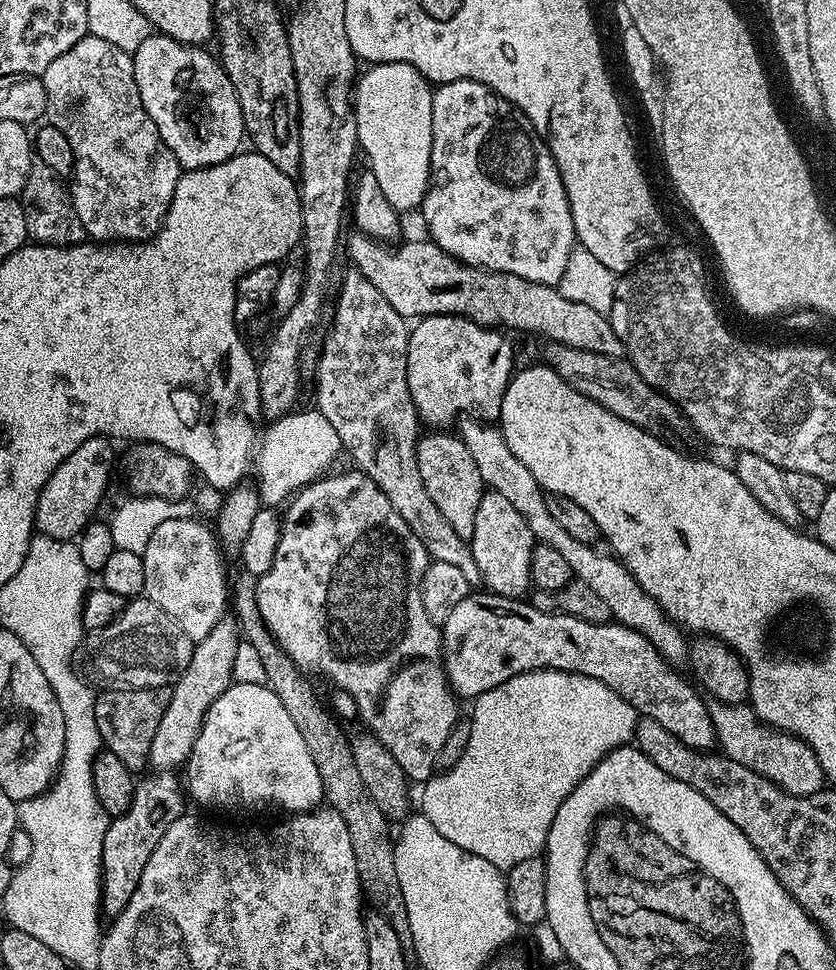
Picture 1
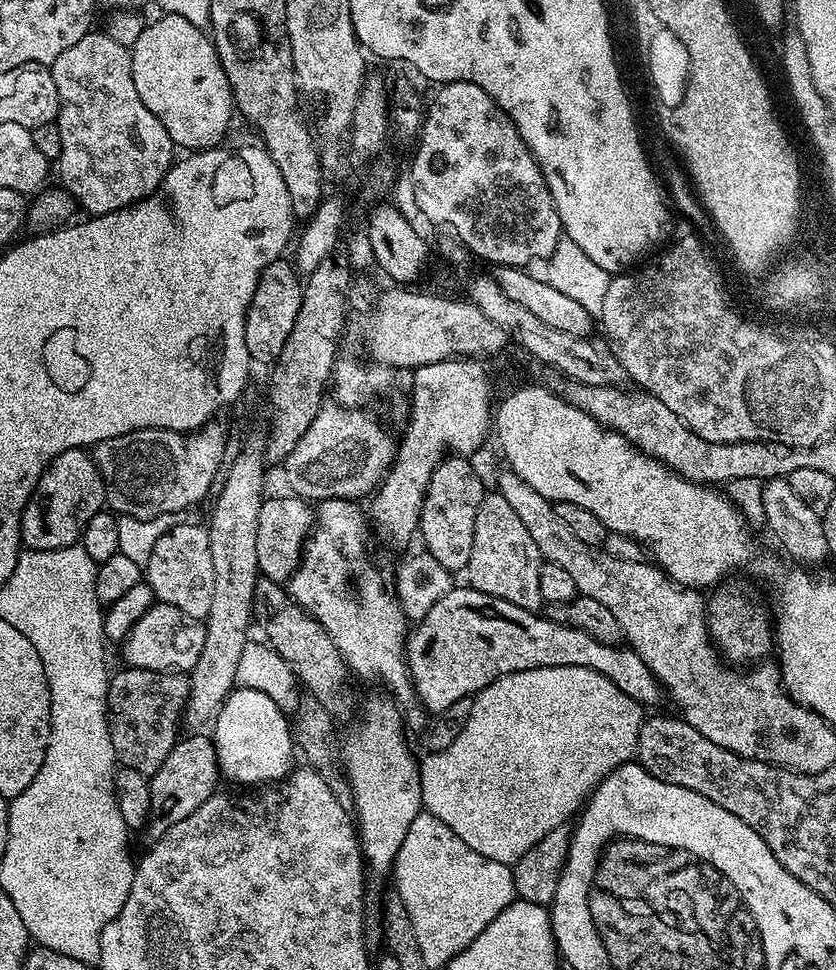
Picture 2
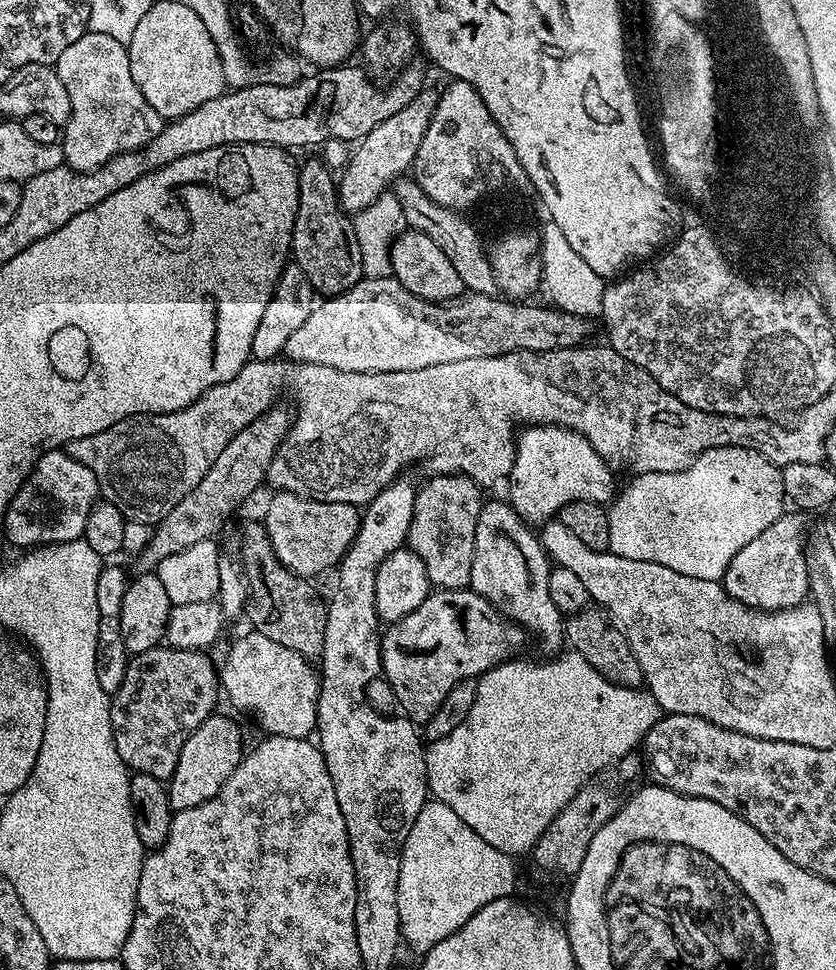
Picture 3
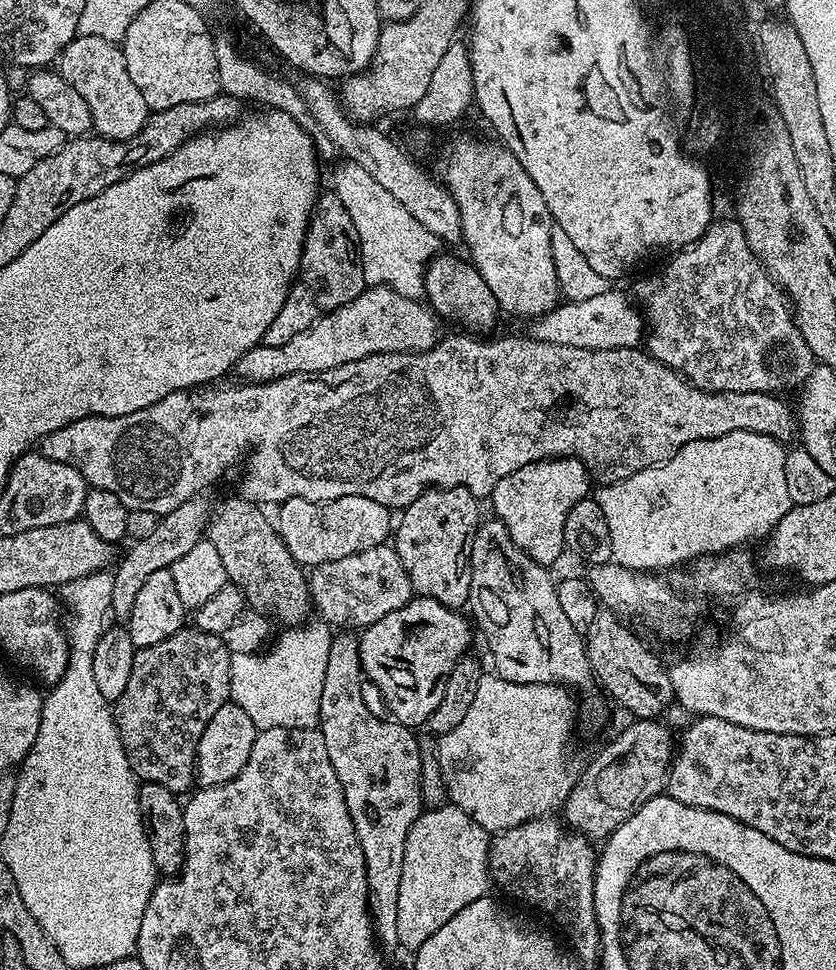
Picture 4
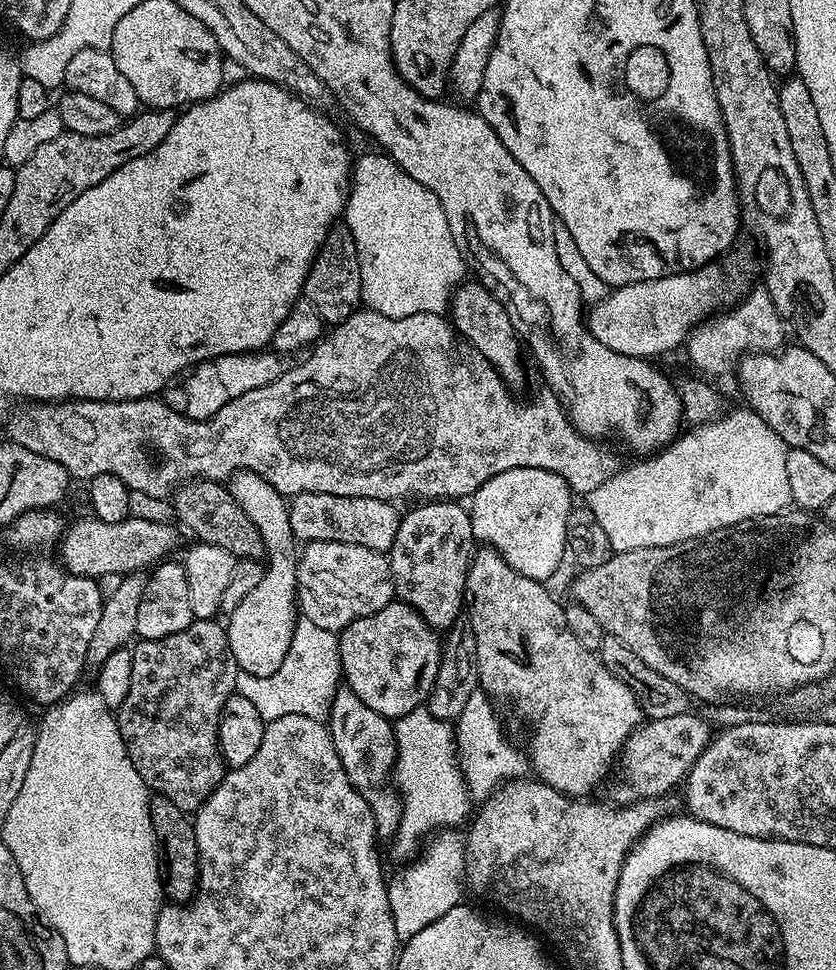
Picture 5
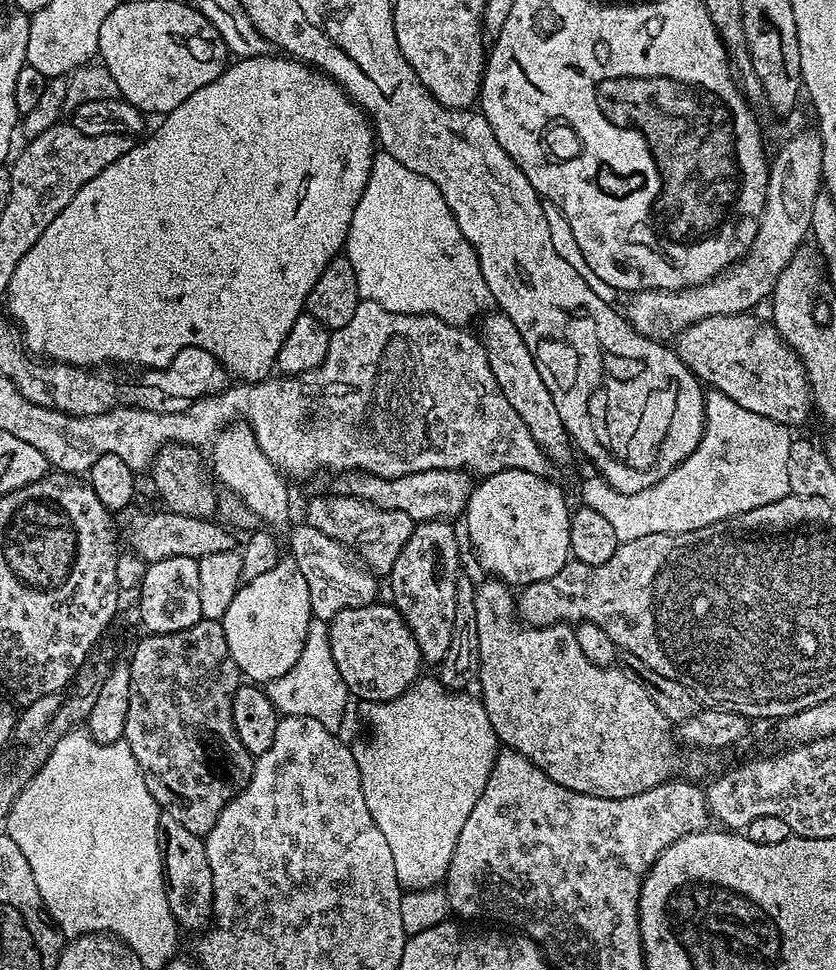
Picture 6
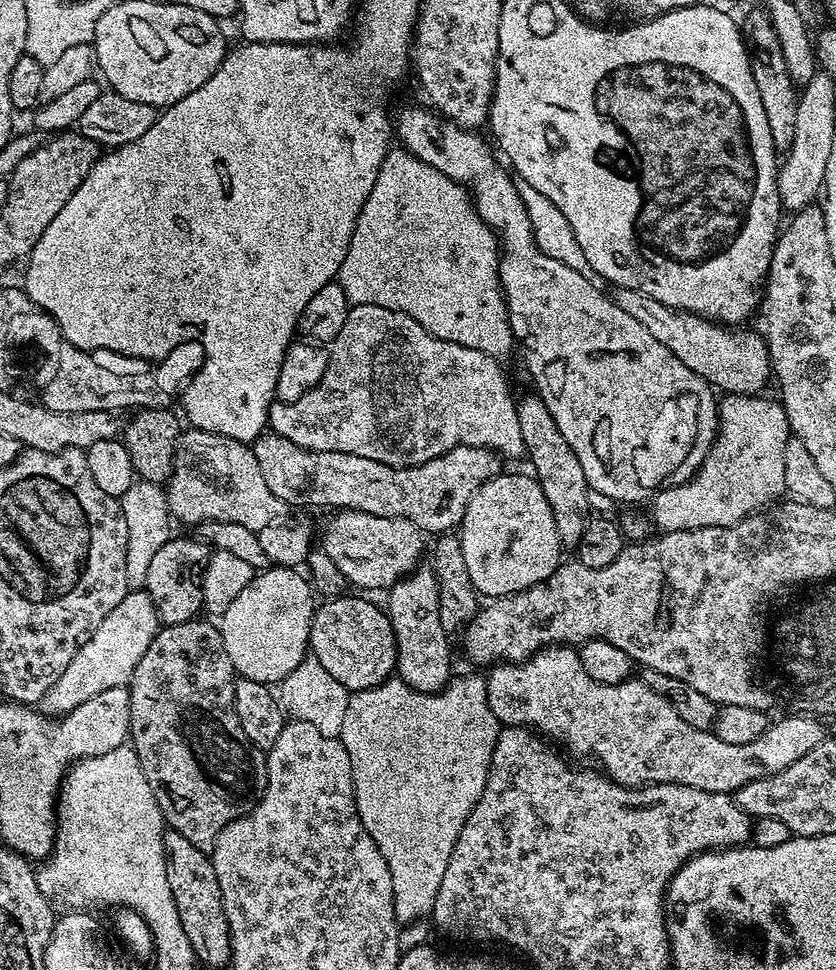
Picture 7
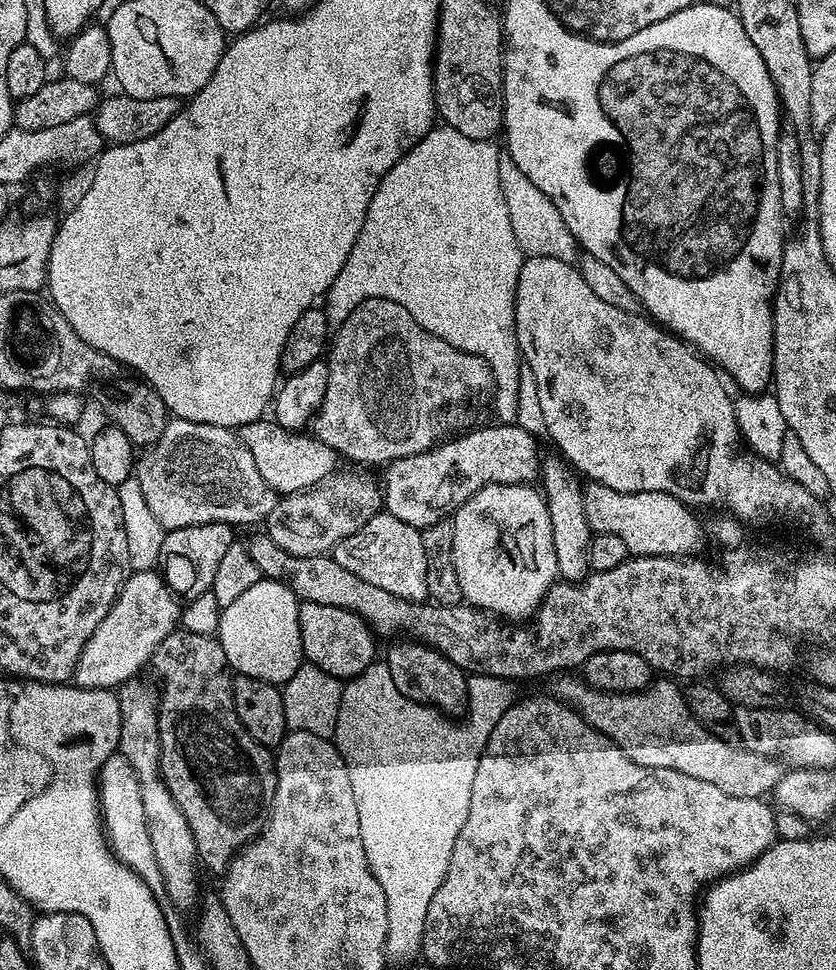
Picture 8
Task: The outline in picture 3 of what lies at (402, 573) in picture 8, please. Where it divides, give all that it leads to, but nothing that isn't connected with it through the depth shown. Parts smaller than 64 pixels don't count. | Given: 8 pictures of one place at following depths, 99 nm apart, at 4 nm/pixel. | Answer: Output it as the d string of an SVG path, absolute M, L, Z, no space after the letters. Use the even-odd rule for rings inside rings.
M277 491L275 495L264 512L262 523L278 562L295 576L305 578L313 578L327 568L335 569L356 540L361 509L346 502L311 500L292 492Z

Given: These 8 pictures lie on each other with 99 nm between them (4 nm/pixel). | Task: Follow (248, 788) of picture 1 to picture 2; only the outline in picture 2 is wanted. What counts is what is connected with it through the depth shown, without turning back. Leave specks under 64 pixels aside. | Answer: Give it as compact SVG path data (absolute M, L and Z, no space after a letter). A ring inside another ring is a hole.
M224 716L215 717L214 743L220 763L220 775L225 781L233 780L236 786L268 786L279 782L293 771L294 728L289 717L276 716Z

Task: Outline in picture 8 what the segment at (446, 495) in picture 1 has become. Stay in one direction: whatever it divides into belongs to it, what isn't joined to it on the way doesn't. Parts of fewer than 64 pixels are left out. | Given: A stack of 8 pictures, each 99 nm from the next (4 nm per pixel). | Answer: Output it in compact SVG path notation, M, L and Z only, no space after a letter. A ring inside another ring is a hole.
M411 638L396 643L400 642L389 650L386 657L388 669L394 677L394 686L398 686L398 690L402 690L402 694L414 702L429 704L431 708L439 708L445 714L459 713L468 699L468 676L465 672L429 644Z

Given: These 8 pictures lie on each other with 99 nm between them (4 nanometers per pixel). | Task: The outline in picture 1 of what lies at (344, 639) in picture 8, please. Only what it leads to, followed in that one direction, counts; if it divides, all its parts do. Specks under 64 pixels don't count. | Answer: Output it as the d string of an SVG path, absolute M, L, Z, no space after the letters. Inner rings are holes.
M476 591L450 609L440 634L444 673L457 697L481 696L523 672L546 668L573 672L598 678L610 686L643 719L656 722L684 747L697 750L717 747L714 722L708 714L709 705L704 704L705 697L691 683L688 685L638 630L615 622L586 622L564 612L543 612L520 598Z

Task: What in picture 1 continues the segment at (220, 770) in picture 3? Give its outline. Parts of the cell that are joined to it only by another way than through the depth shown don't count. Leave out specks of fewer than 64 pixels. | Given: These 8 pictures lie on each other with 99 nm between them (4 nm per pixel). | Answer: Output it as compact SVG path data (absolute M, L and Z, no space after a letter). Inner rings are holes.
M156 770L151 774L153 776L137 783L127 812L109 819L108 829L102 838L104 885L100 888L100 906L103 915L108 918L115 918L126 910L126 902L130 902L130 894L138 890L138 878L142 878L142 870L154 846L158 846L162 834L166 834L173 822L178 822L178 818L186 812L186 792L181 777L172 770Z

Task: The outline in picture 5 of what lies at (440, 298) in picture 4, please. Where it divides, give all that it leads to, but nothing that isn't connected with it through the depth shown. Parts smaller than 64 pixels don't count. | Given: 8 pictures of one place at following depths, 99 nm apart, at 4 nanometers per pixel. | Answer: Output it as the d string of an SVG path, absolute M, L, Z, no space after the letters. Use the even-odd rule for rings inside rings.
M465 282L452 293L450 319L453 328L468 340L494 366L494 370L513 390L519 390L524 384L524 360L520 357L522 341L514 322L510 322L510 314L506 314L506 306L494 298L494 294L485 284Z

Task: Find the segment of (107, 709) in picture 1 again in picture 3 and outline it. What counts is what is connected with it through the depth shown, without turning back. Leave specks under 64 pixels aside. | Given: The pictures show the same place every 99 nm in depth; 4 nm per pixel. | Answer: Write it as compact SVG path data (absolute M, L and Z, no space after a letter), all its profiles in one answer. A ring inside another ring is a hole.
M157 646L142 654L132 656L122 678L122 686L110 696L110 722L114 734L114 746L122 762L133 773L145 772L167 782L178 766L178 754L186 746L186 738L206 722L206 718L217 711L216 699L221 699L222 689L217 665L212 665L207 651L182 650Z

